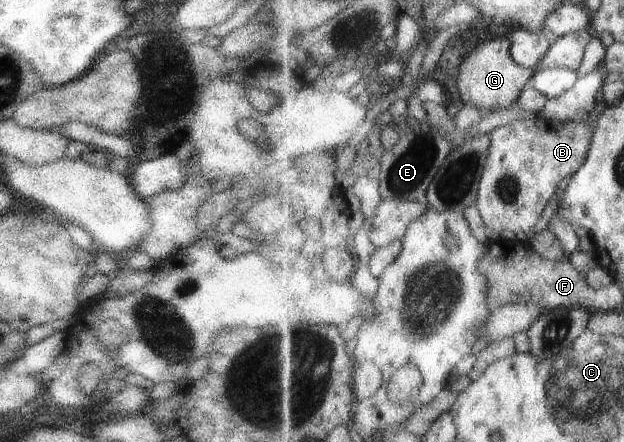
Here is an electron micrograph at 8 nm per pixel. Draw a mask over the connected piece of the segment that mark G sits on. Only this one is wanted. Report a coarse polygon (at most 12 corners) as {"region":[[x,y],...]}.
{"region":[[509,35],[482,40],[453,80],[485,114],[513,106],[537,69],[514,59]]}

